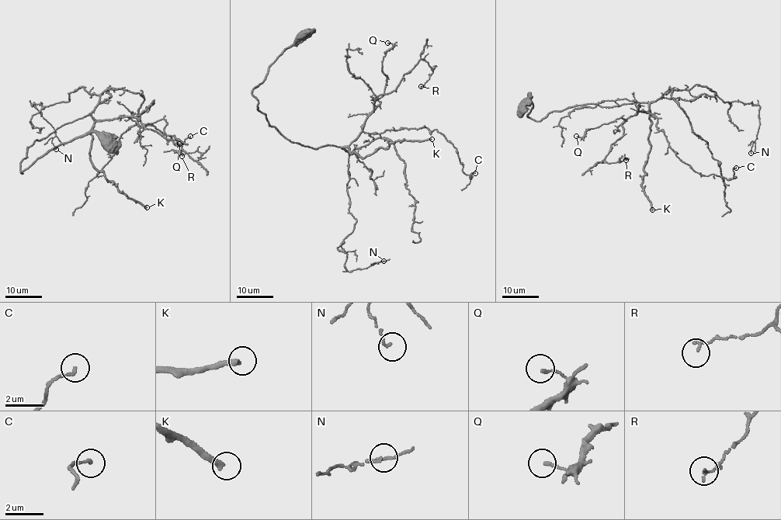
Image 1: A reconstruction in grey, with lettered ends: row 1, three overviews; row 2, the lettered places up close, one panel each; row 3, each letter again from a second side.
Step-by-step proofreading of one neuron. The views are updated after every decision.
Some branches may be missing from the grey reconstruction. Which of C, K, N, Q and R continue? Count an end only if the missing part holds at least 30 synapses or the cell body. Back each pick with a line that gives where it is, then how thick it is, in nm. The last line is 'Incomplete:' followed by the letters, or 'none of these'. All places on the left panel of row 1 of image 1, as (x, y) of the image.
K: Place: (147, 207). Thickness 280 nm
Incomplete: K

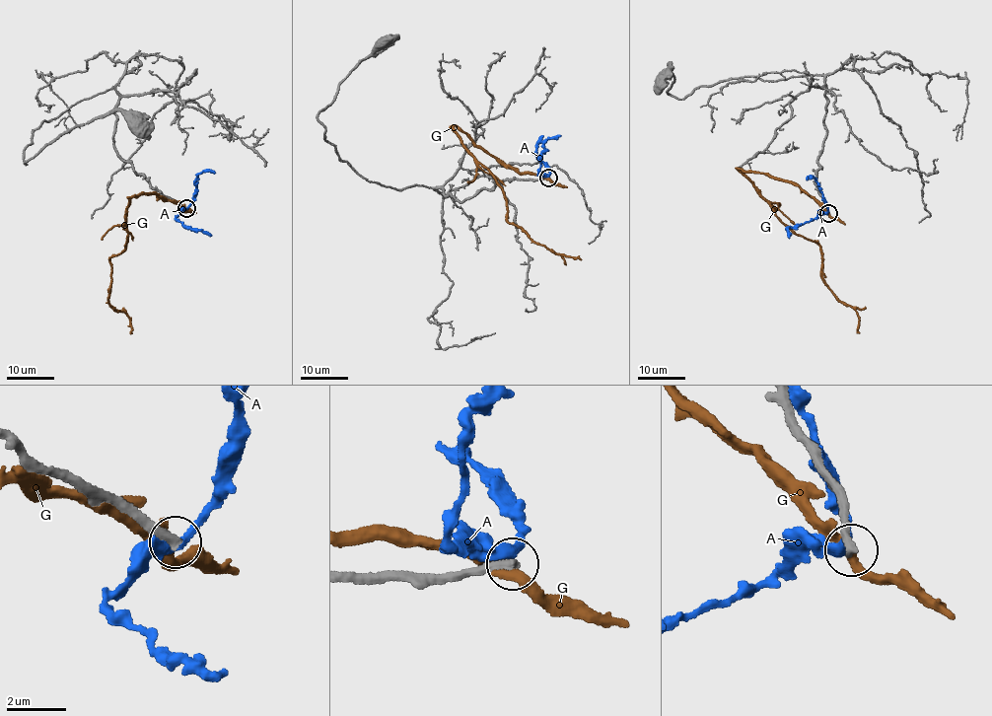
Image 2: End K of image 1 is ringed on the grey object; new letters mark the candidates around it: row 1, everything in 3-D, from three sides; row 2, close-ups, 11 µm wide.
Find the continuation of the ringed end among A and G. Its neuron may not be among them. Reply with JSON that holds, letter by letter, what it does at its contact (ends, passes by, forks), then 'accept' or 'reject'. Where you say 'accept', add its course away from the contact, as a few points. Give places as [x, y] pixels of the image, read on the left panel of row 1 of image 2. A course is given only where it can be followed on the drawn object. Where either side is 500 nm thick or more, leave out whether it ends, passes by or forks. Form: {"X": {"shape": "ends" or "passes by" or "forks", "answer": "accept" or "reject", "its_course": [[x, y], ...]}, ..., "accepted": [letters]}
{"A": {"shape": "passes by", "answer": "reject"}, "G": {"shape": "passes by", "answer": "reject"}, "accepted": []}

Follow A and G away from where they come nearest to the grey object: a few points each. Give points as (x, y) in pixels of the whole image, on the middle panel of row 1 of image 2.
A: (549, 176), (538, 174), (540, 153), (548, 138), (561, 135)
G: (546, 178), (520, 175), (454, 127), (501, 188), (508, 221), (547, 248), (581, 259)

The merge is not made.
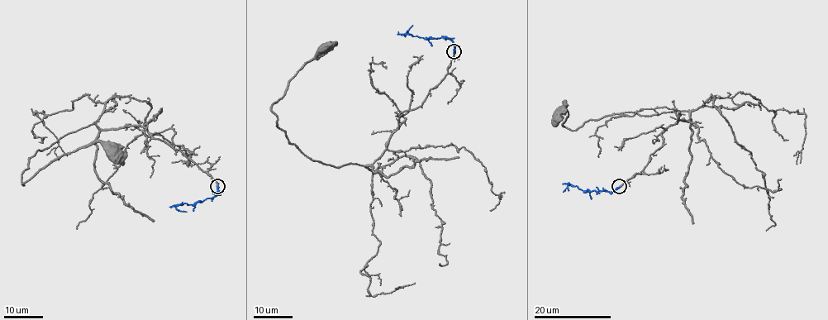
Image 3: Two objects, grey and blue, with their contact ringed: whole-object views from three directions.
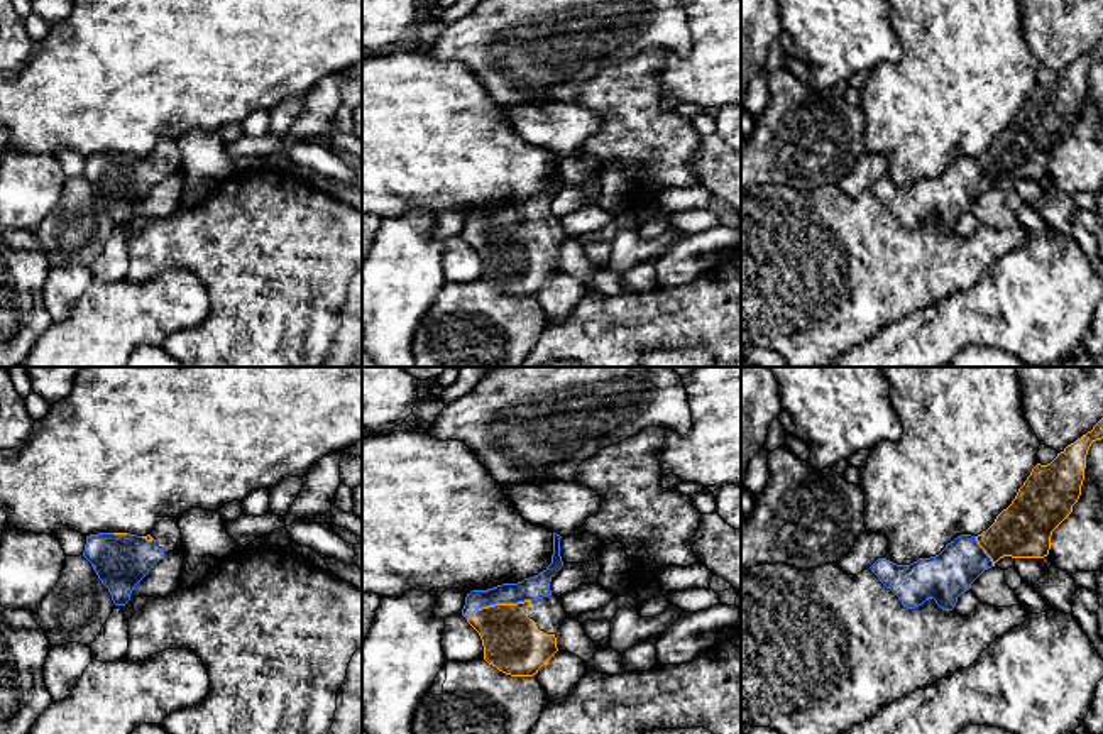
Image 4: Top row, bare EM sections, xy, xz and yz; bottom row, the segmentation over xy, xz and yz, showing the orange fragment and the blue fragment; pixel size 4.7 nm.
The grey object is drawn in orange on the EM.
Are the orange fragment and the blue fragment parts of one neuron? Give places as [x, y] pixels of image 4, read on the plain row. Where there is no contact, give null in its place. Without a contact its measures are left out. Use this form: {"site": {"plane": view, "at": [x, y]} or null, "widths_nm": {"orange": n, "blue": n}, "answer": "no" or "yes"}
{"site": {"plane": "xz", "at": [499, 225]}, "widths_nm": {"orange": 280, "blue": 110}, "answer": "yes"}

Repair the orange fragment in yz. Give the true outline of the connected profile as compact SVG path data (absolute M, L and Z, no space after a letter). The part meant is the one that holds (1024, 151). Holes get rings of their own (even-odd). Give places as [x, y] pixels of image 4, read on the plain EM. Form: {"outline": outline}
{"outline": "M1103 39L1051 85L1037 85L1012 125L981 156L961 156L939 176L910 186L878 179L871 193L907 230L934 220L942 232L952 232L958 218L1000 179L1047 178L1052 152L1073 134L1081 117L1088 71L1101 59Z"}

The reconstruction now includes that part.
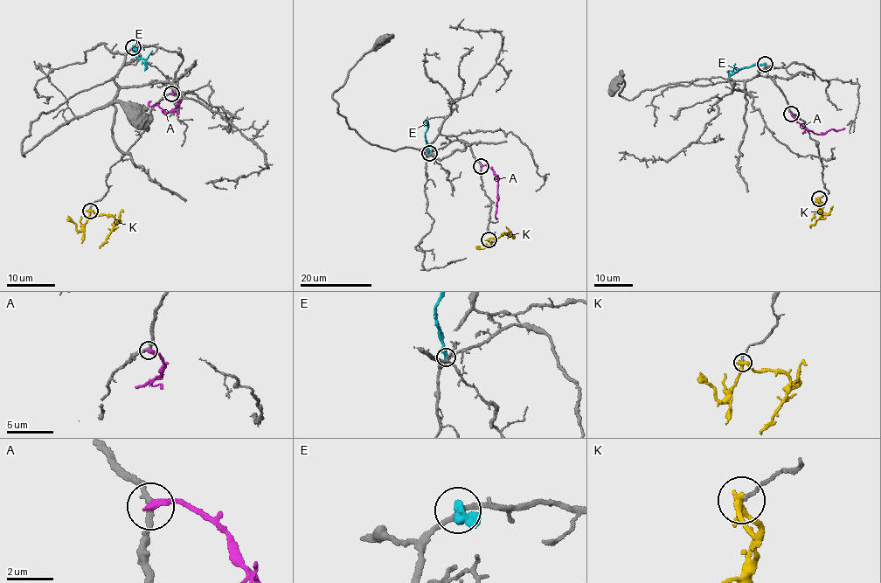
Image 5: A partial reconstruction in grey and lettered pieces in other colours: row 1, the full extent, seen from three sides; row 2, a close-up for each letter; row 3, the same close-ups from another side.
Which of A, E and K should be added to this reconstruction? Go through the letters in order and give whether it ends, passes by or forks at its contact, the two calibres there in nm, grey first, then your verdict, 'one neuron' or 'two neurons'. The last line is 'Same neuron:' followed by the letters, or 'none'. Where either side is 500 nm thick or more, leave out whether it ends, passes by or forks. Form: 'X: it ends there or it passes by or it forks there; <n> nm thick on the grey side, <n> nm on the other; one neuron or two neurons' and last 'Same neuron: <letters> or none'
A: it ends there; 200 nm thick on the grey side, 320 nm on the other; two neurons
E: it ends there; 200 nm thick on the grey side, 400 nm on the other; two neurons
K: it forks there; 130 nm thick on the grey side, 240 nm on the other; two neurons
Same neuron: none

